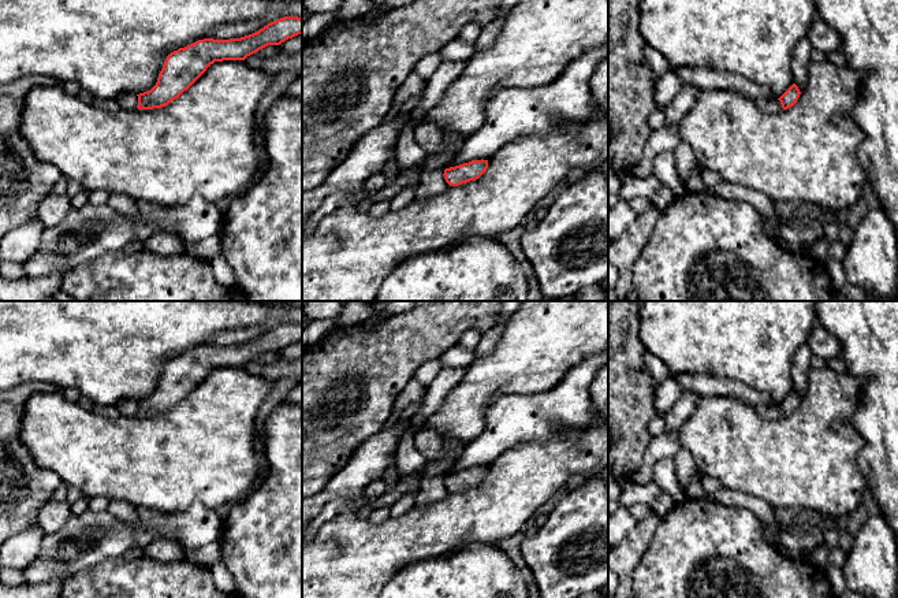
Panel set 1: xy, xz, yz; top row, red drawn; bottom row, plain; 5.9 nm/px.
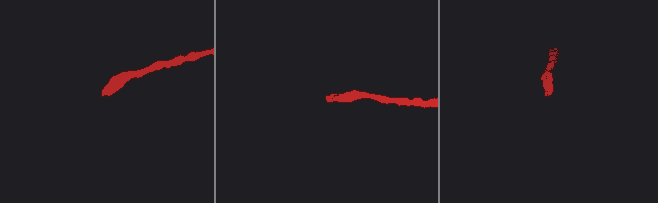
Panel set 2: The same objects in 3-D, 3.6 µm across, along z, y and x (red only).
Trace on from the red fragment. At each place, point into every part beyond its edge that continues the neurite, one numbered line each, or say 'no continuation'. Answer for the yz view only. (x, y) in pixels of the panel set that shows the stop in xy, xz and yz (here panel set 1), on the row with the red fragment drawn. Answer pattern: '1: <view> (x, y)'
1: yz (771, 106)

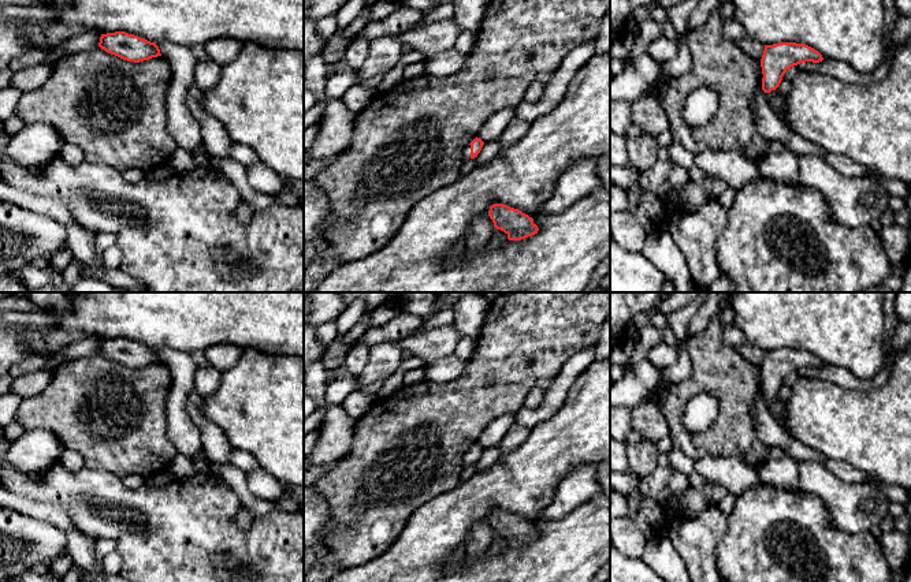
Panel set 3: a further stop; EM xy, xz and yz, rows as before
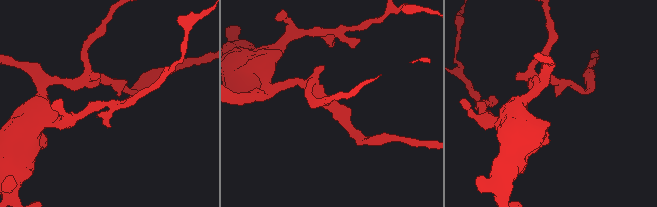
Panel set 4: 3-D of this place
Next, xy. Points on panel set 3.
no continuation

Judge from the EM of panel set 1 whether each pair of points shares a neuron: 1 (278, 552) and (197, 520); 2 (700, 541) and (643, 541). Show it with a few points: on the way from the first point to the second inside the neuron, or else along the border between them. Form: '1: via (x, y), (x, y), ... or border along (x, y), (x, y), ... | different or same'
1: border along (223, 522), (223, 535), (219, 541) | different
2: border along (660, 519), (656, 532), (636, 569) | different

